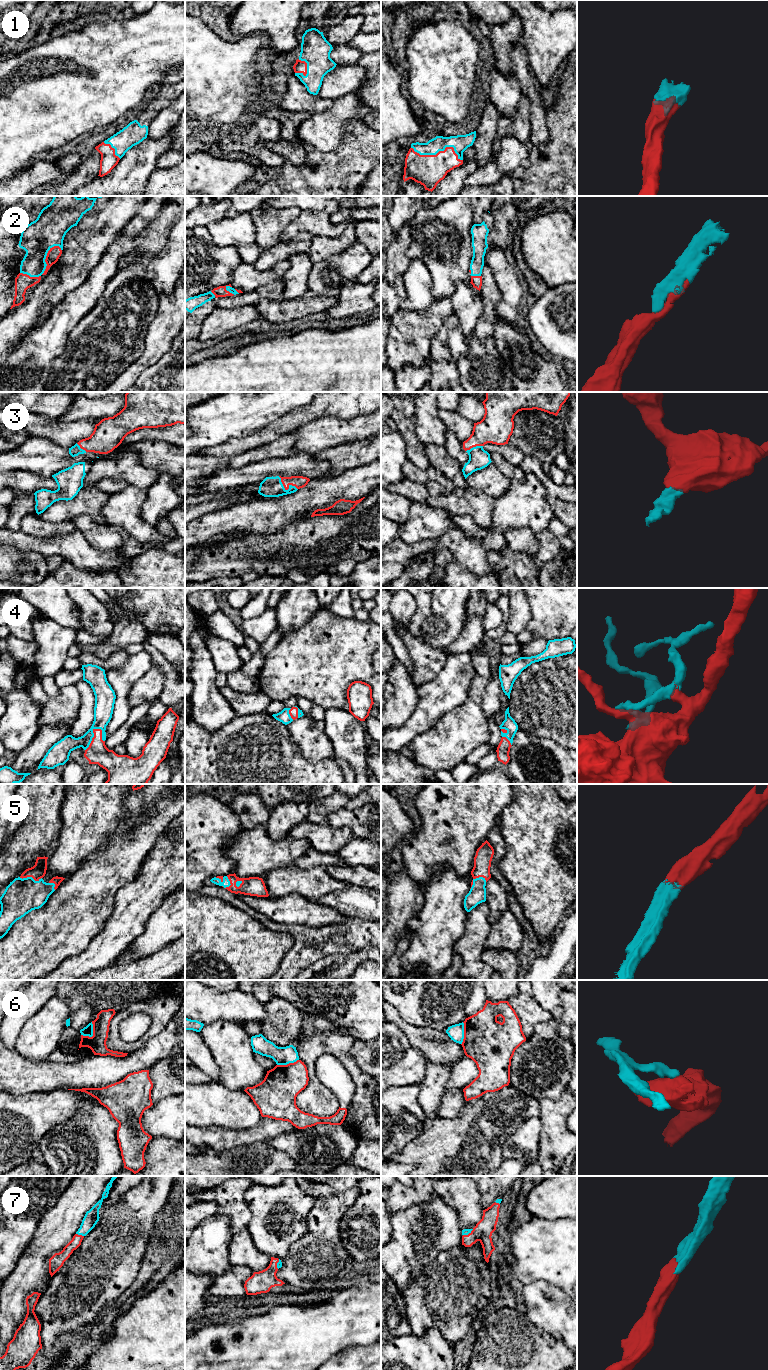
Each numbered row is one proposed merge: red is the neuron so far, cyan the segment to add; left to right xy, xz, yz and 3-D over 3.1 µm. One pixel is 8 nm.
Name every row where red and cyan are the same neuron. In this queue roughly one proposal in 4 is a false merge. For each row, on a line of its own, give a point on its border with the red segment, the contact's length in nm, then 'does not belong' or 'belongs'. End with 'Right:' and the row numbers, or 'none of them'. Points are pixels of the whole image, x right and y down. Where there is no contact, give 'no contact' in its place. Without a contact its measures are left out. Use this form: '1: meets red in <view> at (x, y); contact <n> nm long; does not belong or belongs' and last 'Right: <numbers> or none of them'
1: meets red in yz at (439, 151); contact 420 nm long; belongs
2: meets red in xy at (46, 267); contact 400 nm long; belongs
3: meets red in xz at (286, 489); contact 190 nm long; belongs
4: meets red in xy at (93, 737); contact 220 nm long; belongs
5: meets red in yz at (474, 878); contact 160 nm long; belongs
6: meets red in xy at (93, 1034); contact 140 nm long; does not belong
7: meets red in xy at (80, 1235); contact 70 nm long; belongs
Right: 1, 2, 3, 4, 5, 7

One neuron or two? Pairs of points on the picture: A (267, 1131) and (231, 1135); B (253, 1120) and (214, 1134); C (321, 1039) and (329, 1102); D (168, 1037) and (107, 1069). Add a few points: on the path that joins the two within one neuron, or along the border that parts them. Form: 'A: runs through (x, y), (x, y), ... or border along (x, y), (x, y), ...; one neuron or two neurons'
A: runs through (258, 1135), (240, 1135); one neuron
B: border along (206, 1127), (252, 1128); two neurons
C: runs through (311, 1055), (311, 1074), (314, 1086); one neuron
D: runs through (153, 1050), (143, 1059), (122, 1066); one neuron

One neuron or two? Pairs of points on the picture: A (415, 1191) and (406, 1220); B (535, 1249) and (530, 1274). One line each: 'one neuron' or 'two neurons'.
A: two neurons
B: one neuron

